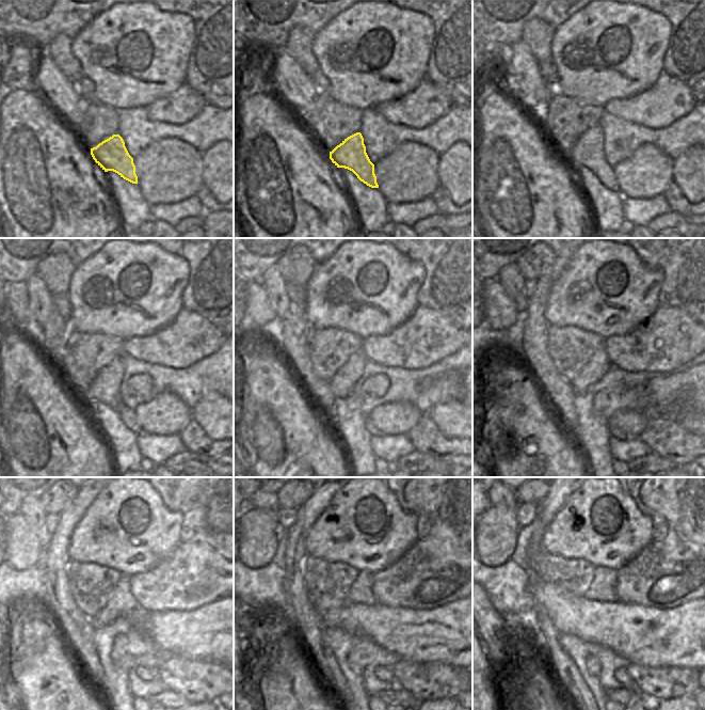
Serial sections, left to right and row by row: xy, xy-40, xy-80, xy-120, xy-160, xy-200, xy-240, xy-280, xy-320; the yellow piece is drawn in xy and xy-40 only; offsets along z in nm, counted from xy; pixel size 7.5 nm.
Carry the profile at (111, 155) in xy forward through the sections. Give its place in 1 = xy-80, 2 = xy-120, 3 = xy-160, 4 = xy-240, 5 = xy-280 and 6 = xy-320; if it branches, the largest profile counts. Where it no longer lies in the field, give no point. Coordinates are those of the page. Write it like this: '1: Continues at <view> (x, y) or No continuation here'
1: Continues at xy-80 (588, 151)
2: Continues at xy-120 (106, 388)
3: Continues at xy-160 (342, 383)
4: Continues at xy-240 (121, 602)
5: Continues at xy-280 (361, 593)
6: Continues at xy-320 (602, 588)

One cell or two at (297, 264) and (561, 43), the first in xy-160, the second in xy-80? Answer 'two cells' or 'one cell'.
two cells

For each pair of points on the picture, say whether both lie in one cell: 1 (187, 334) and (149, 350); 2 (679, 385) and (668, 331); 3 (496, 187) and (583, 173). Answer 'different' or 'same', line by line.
1: same
2: different
3: different

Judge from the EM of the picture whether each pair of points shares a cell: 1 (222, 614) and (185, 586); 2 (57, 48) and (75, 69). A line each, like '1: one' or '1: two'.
1: two
2: one

